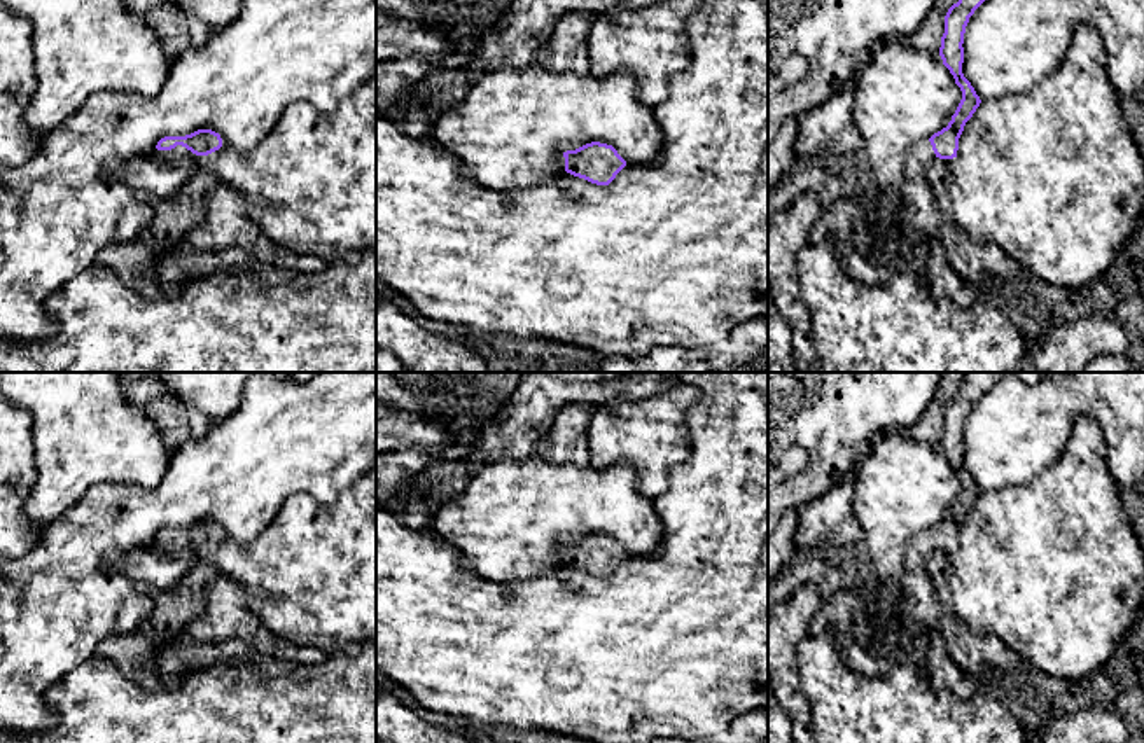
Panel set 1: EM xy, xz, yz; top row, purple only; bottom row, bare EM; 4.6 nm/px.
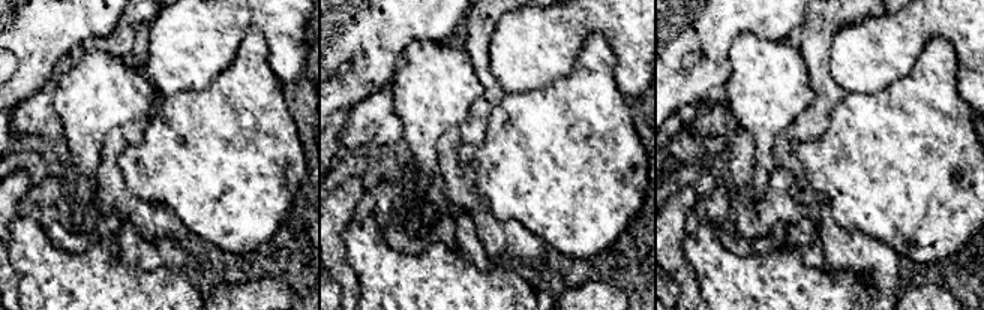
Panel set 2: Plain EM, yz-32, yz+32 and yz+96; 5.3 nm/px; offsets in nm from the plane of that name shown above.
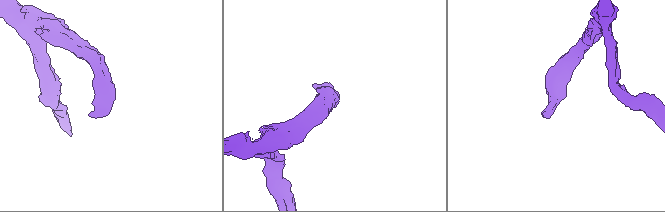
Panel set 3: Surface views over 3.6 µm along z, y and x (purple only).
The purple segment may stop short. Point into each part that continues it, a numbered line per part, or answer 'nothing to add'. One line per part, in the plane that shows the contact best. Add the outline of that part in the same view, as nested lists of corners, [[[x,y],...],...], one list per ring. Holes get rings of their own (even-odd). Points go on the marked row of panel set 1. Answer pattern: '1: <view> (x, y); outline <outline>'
1: xy (179, 154); outline [[[177,145],[175,149],[171,150],[150,150],[152,157],[159,163],[164,163],[164,164],[180,164],[184,161],[189,161],[189,159],[194,159],[196,154],[192,154],[191,150],[187,150],[185,147],[182,145]]]

